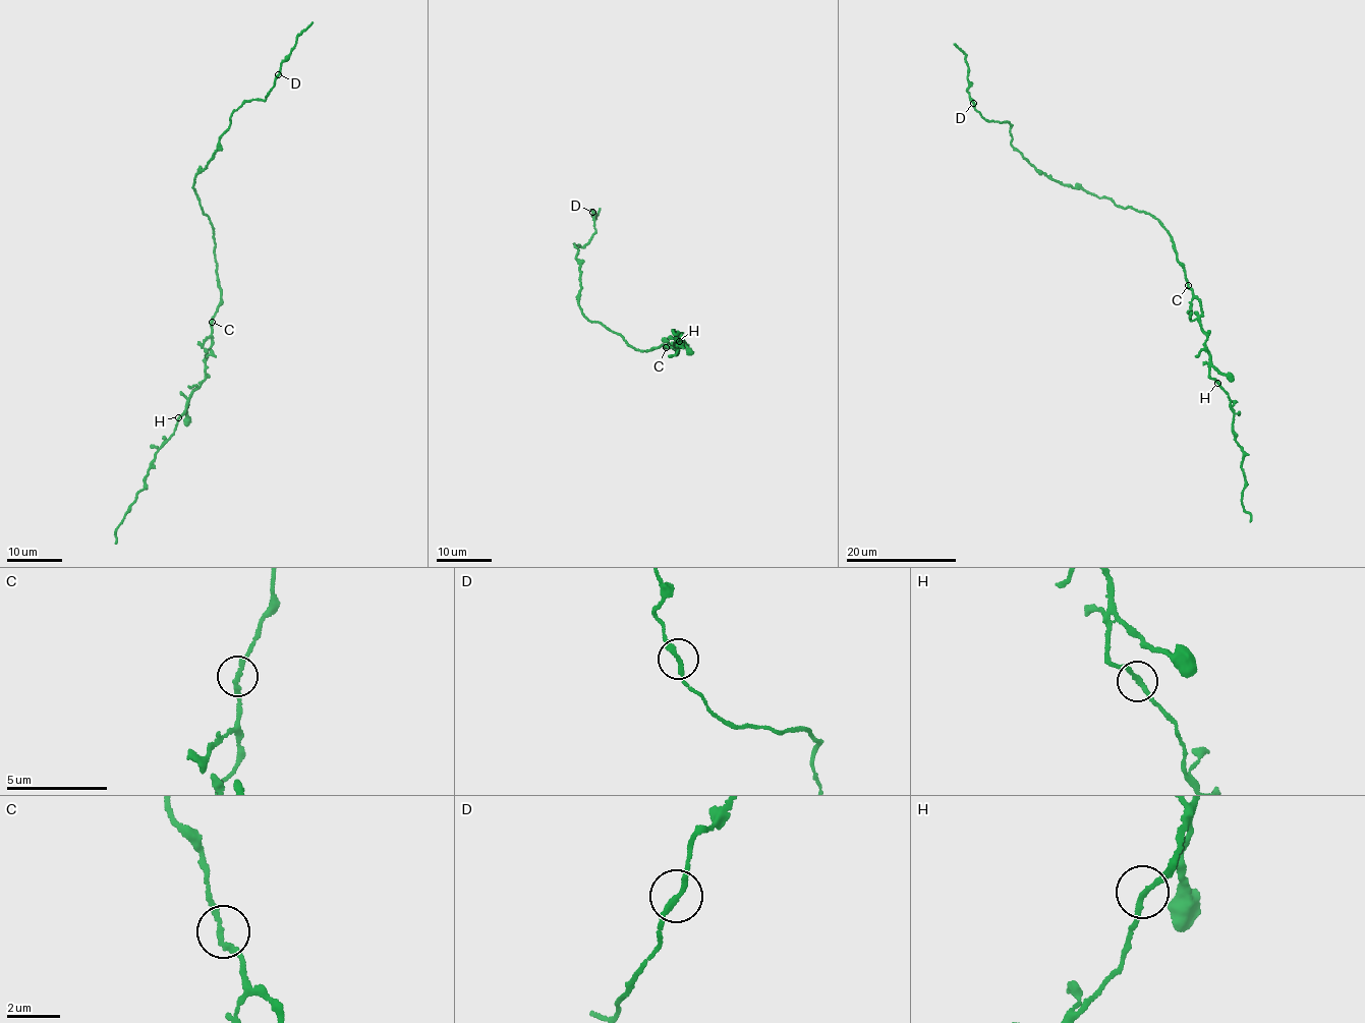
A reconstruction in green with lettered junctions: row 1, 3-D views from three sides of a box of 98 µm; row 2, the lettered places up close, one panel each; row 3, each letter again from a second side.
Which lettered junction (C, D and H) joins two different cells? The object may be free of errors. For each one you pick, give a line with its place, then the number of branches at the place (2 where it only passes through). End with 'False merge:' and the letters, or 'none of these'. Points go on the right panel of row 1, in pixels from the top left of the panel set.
False merge: none of these

